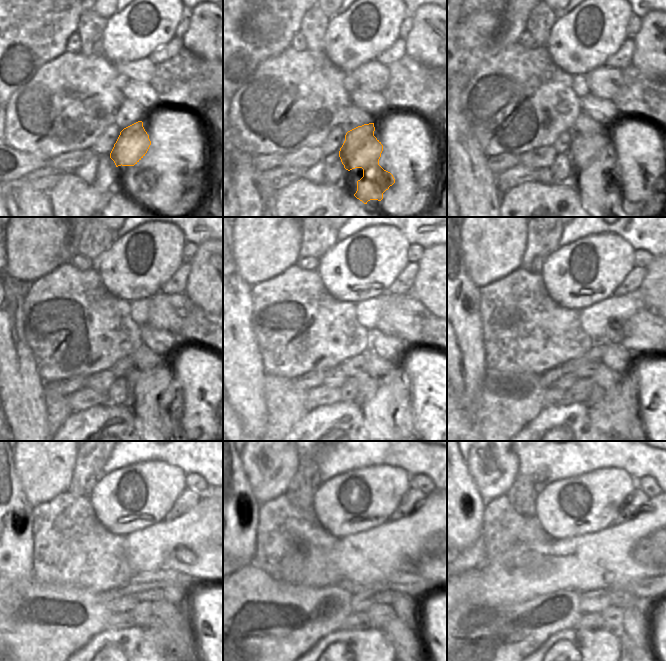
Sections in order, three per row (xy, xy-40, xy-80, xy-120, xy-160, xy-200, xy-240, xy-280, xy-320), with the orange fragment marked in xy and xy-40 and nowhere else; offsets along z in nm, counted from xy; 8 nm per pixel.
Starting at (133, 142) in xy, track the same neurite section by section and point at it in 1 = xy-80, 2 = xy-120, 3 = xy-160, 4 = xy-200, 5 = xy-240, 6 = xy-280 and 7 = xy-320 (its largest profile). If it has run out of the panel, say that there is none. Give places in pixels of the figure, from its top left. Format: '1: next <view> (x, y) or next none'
1: next xy-80 (601, 189)
2: next xy-120 (156, 400)
3: next xy-160 (387, 416)
4: next xy-200 (615, 414)
5: next xy-240 (175, 637)
6: next xy-280 (402, 631)
7: next xy-320 (633, 634)

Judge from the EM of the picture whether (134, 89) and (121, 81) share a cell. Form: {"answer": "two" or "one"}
{"answer": "two"}

